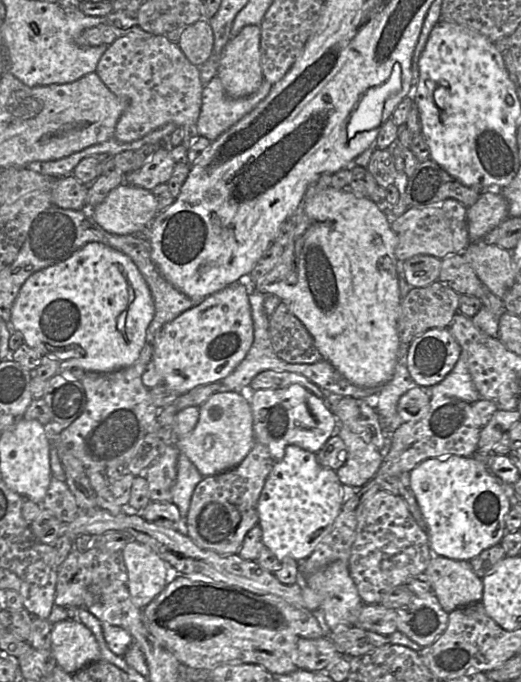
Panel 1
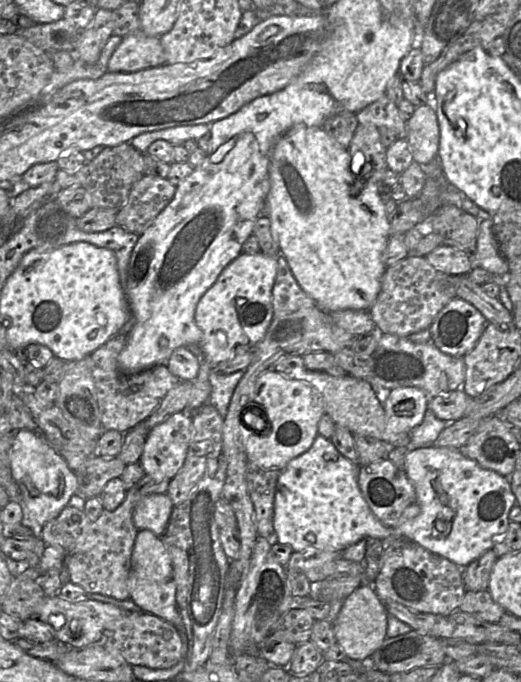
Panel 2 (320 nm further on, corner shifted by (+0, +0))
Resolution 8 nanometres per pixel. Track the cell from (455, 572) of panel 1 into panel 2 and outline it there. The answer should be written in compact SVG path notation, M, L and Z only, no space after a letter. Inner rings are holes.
M317 435L312 446L300 456L290 460L280 472L274 496L273 541L289 545L294 552L343 551L361 539L376 538L385 543L401 539L394 537L393 528L381 523L370 510L359 485L359 464L341 455L330 439Z

